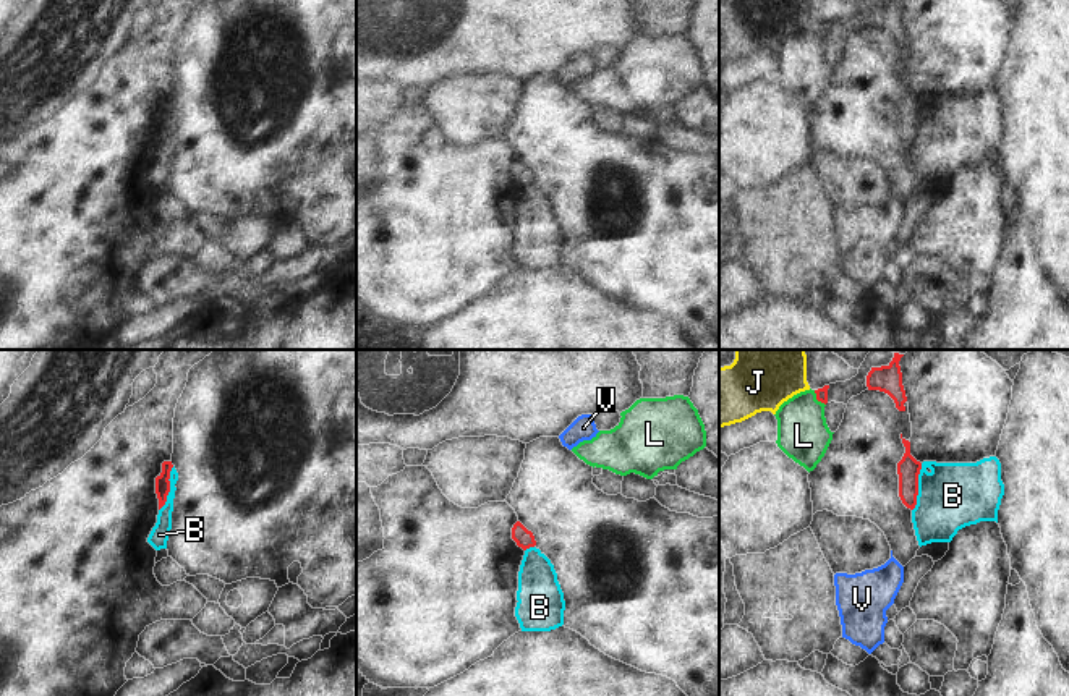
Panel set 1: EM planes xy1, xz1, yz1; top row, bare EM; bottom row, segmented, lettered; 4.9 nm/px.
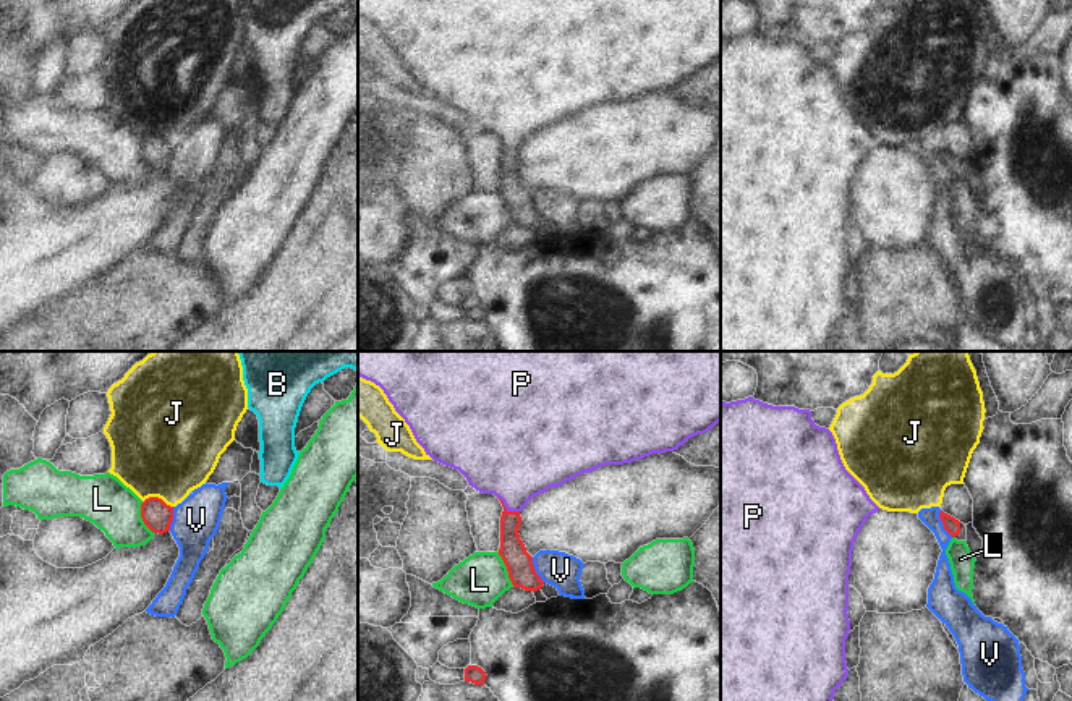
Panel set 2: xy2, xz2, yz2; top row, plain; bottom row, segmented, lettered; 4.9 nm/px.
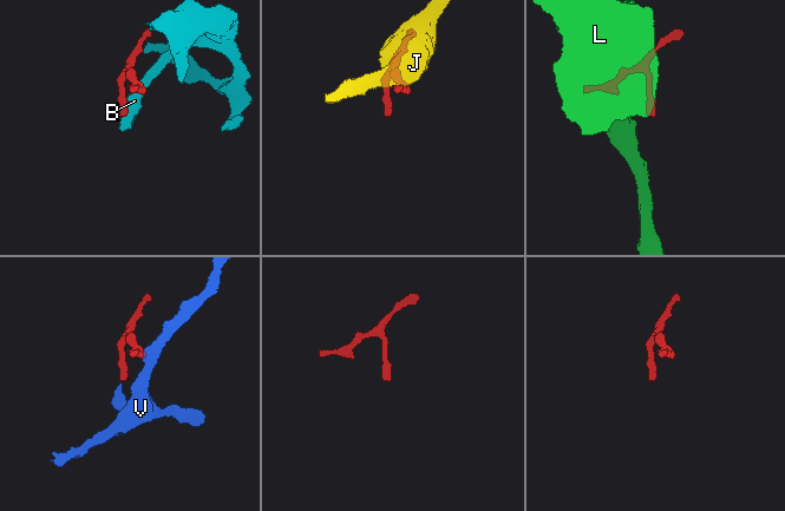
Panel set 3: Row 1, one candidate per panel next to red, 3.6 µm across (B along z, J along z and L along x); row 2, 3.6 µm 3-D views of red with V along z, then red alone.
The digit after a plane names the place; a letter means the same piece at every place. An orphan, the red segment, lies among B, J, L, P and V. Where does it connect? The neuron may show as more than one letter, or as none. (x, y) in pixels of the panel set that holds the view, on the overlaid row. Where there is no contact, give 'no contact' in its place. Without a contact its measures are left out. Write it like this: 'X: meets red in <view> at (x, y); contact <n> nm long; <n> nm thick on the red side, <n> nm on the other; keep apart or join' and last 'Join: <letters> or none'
B: meets red in yz1 at (917, 488); contact 240 nm long; 110 nm thick on the red side, 320 nm on the other; keep apart
J: meets red in xy2 at (157, 497); contact 160 nm long; 150 nm thick on the red side, 500 nm on the other; keep apart
L: meets red in xz2 at (507, 570); contact 190 nm long; 140 nm thick on the red side, 260 nm on the other; keep apart
P: meets red in xz2 at (506, 509); contact 140 nm long; 130 nm thick on the red side, 400 nm on the other; join
V: meets red in yz2 at (943, 523); contact 150 nm long; 80 nm thick on the red side, 90 nm on the other; keep apart
Join: P

